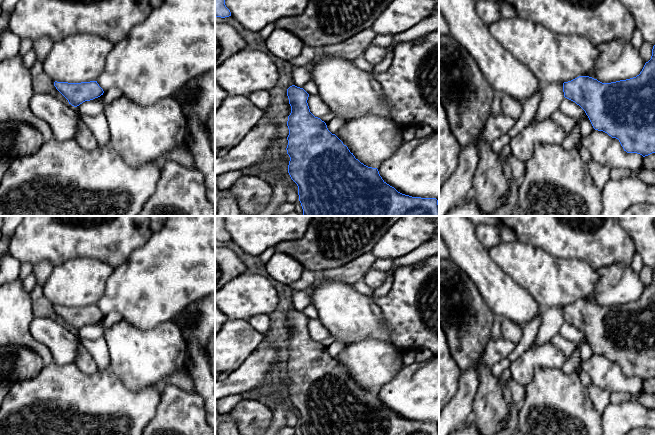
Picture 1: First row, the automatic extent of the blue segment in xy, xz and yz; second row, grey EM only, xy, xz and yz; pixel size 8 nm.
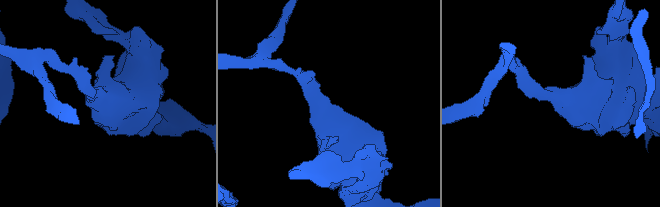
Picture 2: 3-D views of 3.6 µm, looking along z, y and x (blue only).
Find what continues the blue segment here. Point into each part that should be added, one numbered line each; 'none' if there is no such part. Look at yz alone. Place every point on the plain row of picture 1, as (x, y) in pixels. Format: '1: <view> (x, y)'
1: yz (568, 331)

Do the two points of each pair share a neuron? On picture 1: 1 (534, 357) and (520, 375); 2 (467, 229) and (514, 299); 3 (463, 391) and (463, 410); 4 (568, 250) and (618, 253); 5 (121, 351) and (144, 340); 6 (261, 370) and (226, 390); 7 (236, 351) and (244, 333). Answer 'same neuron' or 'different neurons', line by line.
1: same neuron
2: same neuron
3: same neuron
4: same neuron
5: same neuron
6: same neuron
7: same neuron

